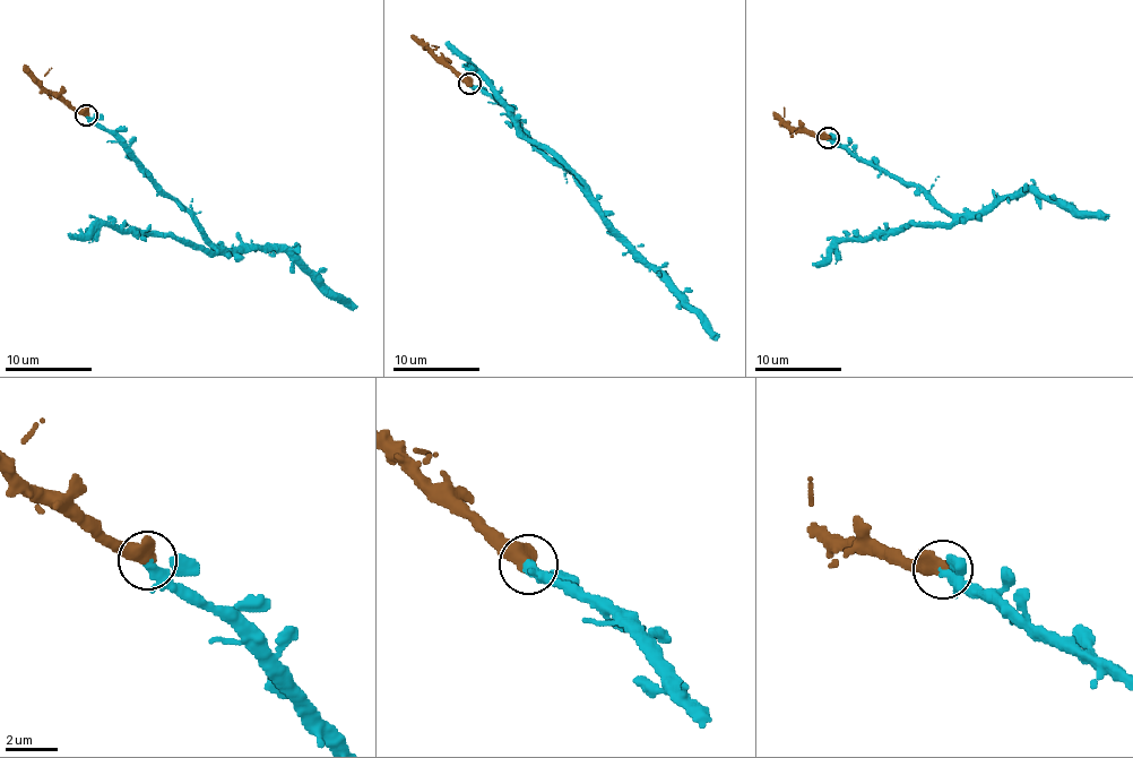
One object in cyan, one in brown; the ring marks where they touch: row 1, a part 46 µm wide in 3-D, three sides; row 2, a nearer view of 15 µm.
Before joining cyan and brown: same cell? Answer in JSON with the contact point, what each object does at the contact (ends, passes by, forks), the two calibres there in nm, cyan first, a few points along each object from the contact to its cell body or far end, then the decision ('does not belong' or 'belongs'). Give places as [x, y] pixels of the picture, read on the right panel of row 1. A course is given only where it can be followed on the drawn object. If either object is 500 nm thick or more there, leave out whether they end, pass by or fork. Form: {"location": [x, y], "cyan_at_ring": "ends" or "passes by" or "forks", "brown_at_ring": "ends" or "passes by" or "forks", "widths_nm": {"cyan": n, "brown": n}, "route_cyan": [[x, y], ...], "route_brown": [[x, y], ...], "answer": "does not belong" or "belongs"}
{"location": [828, 138], "widths_nm": {"cyan": 220, "brown": 550}, "route_cyan": [[829, 138], [897, 175], [953, 215], [992, 210], [1002, 200], [1030, 191], [1064, 199], [1081, 213], [1108, 215]], "route_brown": [[829, 138], [793, 129], [772, 113]], "answer": "belongs"}

